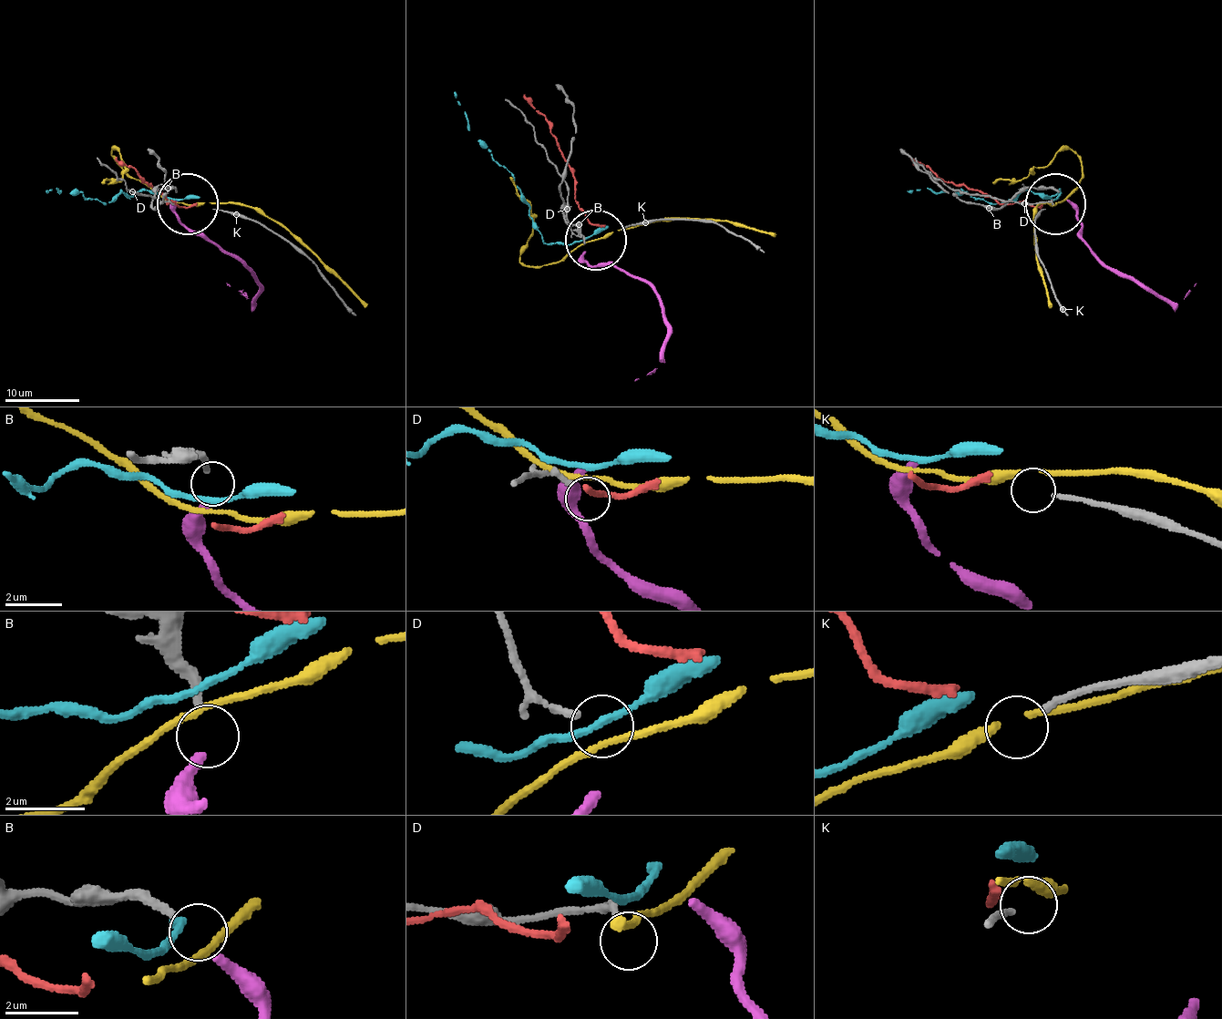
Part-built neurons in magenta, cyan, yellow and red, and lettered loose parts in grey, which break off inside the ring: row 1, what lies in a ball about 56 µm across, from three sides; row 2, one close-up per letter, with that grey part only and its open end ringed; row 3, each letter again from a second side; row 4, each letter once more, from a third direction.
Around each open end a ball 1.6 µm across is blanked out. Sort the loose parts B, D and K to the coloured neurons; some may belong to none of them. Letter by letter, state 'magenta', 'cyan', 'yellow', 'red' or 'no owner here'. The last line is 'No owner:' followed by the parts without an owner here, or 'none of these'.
B: magenta
D: no owner here
K: no owner here
No owner: D, K

